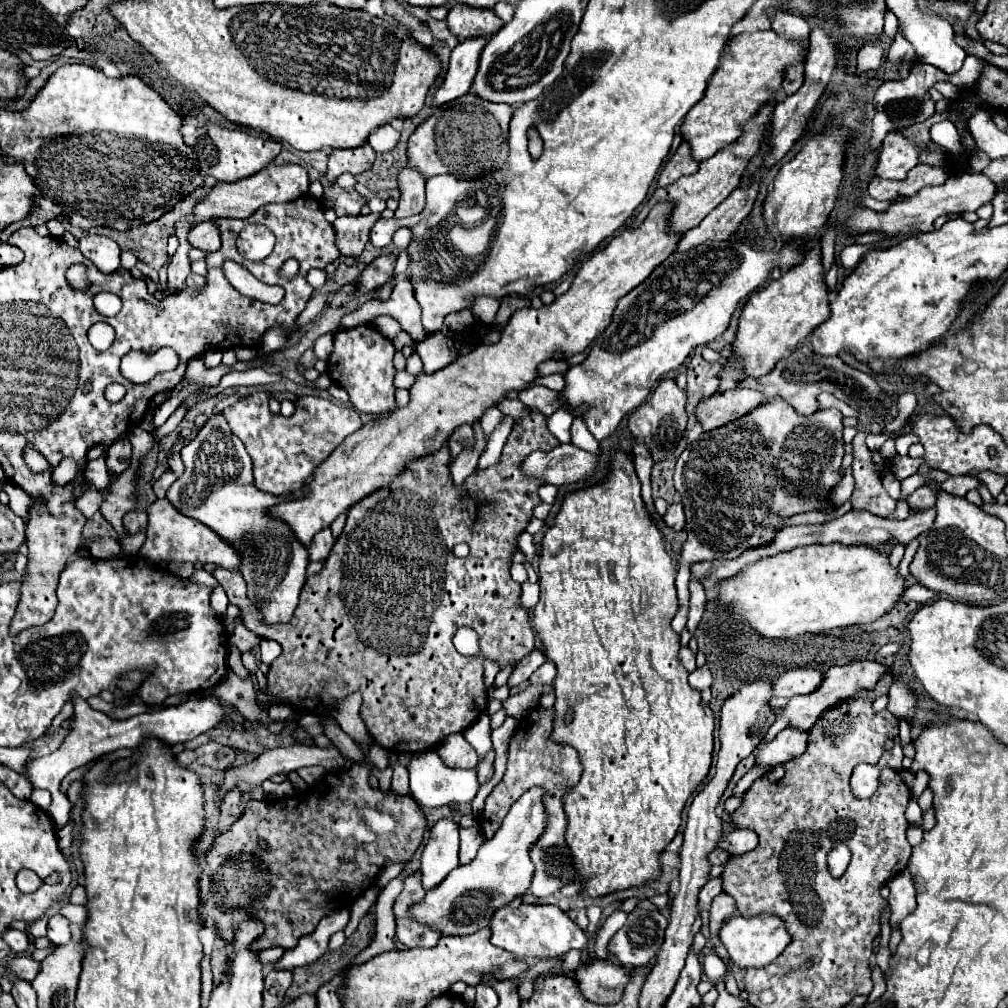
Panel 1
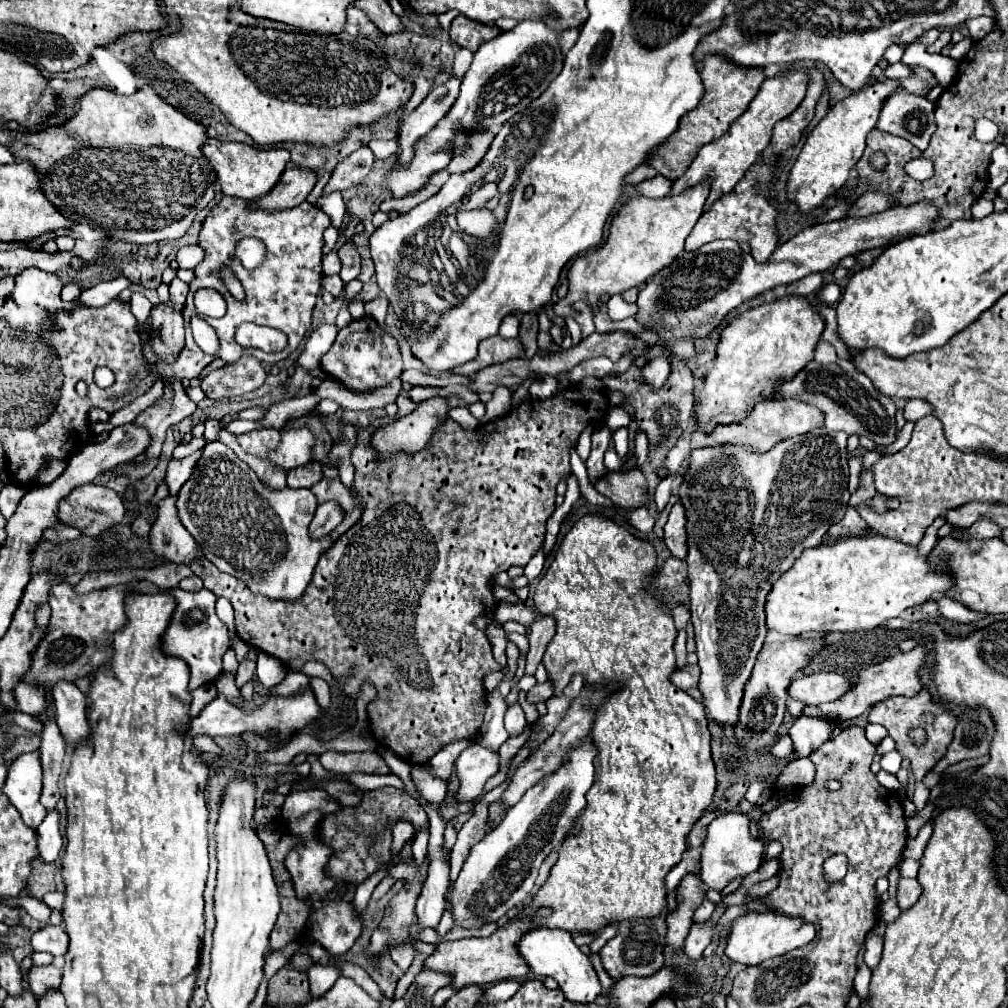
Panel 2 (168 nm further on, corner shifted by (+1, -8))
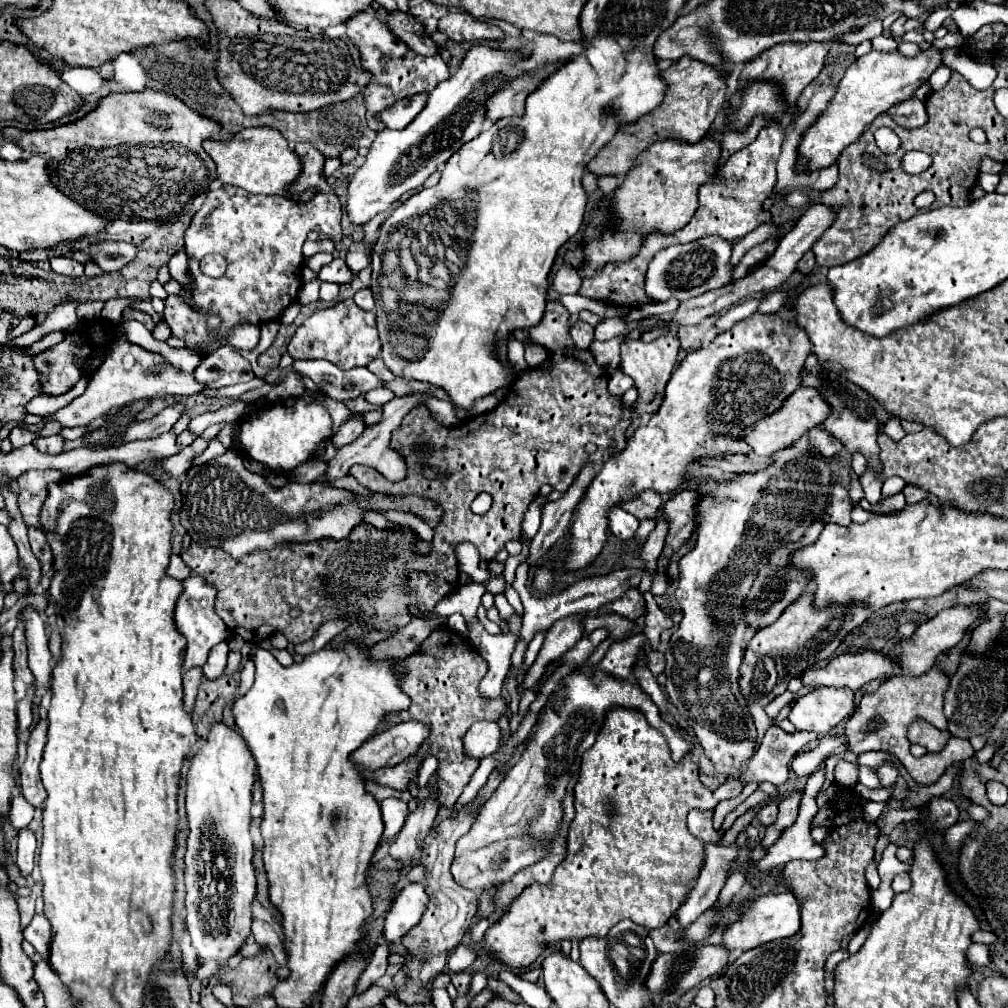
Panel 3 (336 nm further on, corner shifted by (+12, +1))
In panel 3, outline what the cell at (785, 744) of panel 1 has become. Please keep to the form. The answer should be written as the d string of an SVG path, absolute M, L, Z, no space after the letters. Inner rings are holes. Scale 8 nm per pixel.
M816 688L808 694L800 696L788 720L804 732L826 734L836 724L852 716L856 710L854 706L854 692L848 688Z

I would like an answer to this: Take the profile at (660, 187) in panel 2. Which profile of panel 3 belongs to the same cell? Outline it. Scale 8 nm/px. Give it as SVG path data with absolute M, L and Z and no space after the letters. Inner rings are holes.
M600 176L598 178L598 190L602 190L604 194L612 194L618 188L618 180L614 176Z

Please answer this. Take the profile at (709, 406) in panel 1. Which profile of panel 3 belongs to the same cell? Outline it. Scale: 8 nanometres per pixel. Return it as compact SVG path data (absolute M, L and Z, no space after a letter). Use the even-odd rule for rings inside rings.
M800 386L800 390L796 390L796 392L786 400L786 404L784 404L778 412L774 412L772 416L760 420L760 422L754 426L754 430L744 436L744 440L752 446L752 450L754 450L758 456L768 458L768 456L772 456L776 450L792 446L792 442L800 440L800 436L802 436L804 432L810 432L812 428L820 426L820 424L824 422L824 418L828 418L828 414L830 414L828 402L824 402L824 398L820 398L820 394L816 394L816 390L806 388L806 386Z

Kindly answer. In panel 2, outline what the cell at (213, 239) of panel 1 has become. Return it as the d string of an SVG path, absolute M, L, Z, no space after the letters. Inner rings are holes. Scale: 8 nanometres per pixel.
M187 245L187 247L181 247L179 249L179 255L177 255L177 263L179 263L179 269L195 269L205 257L205 251L203 247L199 245Z

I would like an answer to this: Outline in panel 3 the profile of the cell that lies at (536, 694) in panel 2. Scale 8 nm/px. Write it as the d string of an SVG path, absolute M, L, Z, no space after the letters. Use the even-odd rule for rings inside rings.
M572 614L568 618L562 618L562 622L554 622L554 626L550 626L534 666L524 676L524 688L534 686L538 682L538 678L544 674L546 664L560 658L562 654L566 654L576 644L576 640L582 638L580 618L584 618L584 614Z

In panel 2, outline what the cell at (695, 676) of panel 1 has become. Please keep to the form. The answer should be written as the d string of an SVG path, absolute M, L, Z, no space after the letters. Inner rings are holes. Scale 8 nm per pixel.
M689 663L685 669L677 669L677 671L671 675L671 681L673 681L679 689L683 689L683 691L695 689L697 683L699 683L699 665Z

